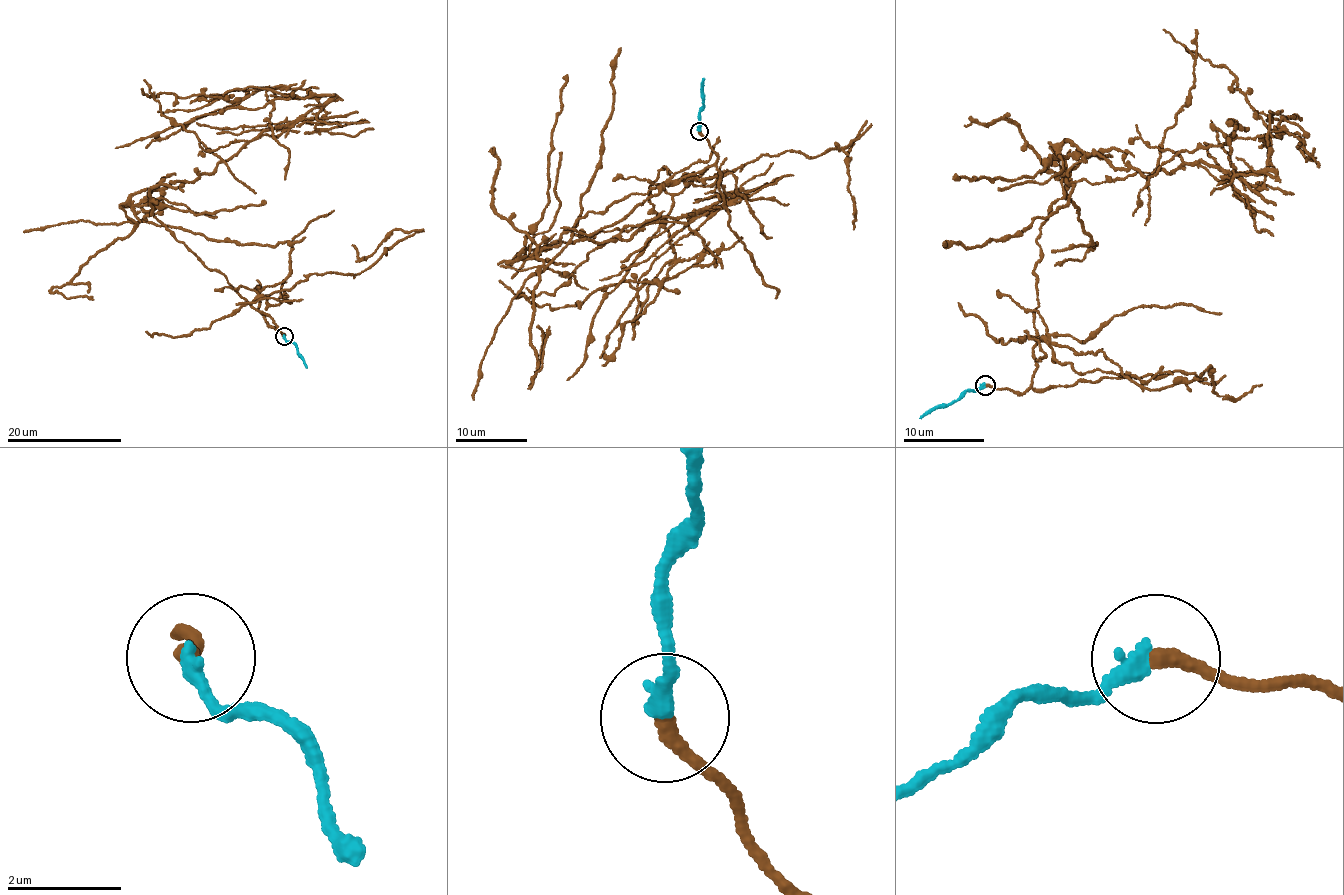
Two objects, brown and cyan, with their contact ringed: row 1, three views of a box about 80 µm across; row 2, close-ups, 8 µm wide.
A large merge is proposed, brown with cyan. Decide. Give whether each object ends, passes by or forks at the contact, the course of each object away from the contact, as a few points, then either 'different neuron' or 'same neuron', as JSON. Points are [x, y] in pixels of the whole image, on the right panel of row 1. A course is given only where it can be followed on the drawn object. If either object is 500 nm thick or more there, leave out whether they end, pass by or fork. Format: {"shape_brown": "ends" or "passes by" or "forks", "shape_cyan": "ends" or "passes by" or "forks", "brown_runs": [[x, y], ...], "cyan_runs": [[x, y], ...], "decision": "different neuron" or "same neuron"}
{"shape_brown": "ends", "shape_cyan": "ends", "brown_runs": [[985, 386], [1035, 373], [1062, 173], [1157, 166], [1195, 51], [1284, 131], [1243, 127]], "cyan_runs": [[985, 386], [961, 393], [949, 404], [919, 418]], "decision": "different neuron"}

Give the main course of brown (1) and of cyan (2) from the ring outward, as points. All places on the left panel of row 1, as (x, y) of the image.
1: (284, 336), (153, 211), (220, 160), (148, 94), (265, 89), (260, 108), (115, 147)
2: (284, 336), (294, 344), (307, 367)

